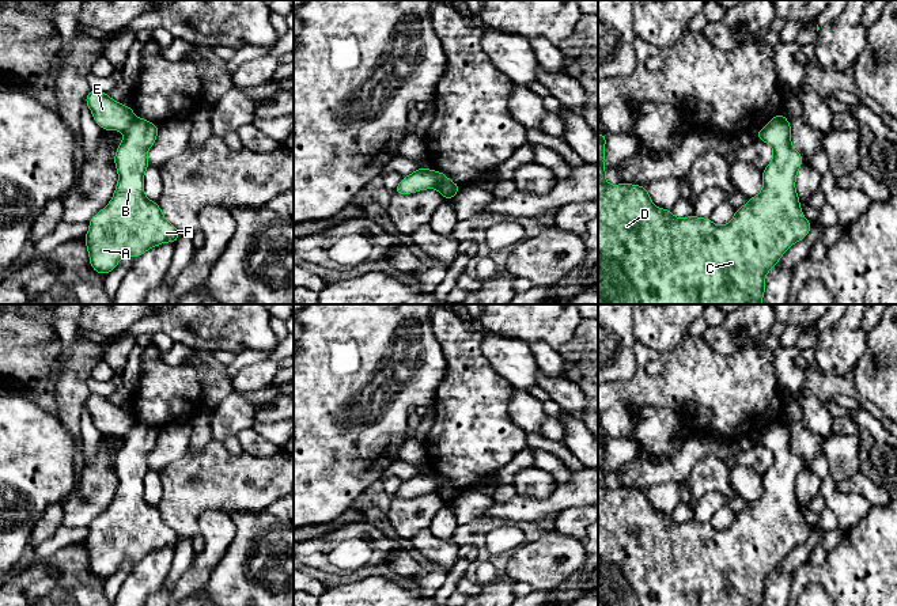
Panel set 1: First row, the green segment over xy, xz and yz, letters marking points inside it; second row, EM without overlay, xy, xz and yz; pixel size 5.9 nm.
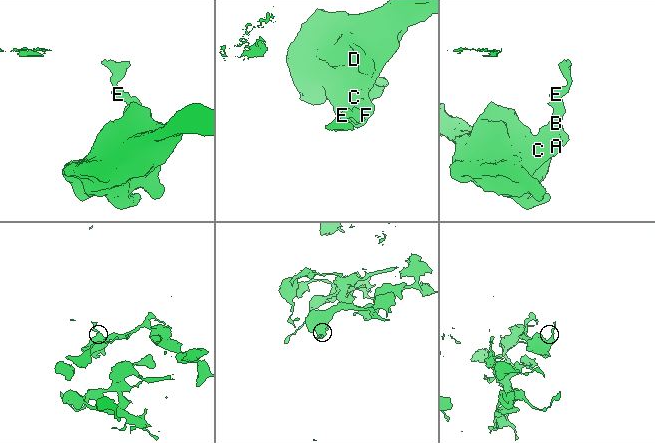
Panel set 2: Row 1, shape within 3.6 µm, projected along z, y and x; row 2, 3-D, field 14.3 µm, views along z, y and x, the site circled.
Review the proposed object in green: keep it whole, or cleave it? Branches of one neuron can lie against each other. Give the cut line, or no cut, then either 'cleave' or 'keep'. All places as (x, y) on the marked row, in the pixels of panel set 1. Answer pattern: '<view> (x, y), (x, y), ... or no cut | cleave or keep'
xz (434, 171), (435, 186) | cleave

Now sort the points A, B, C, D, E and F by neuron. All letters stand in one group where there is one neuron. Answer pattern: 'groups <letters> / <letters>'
groups A B C D F / E

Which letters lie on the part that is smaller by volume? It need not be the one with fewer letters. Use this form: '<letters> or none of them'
E

